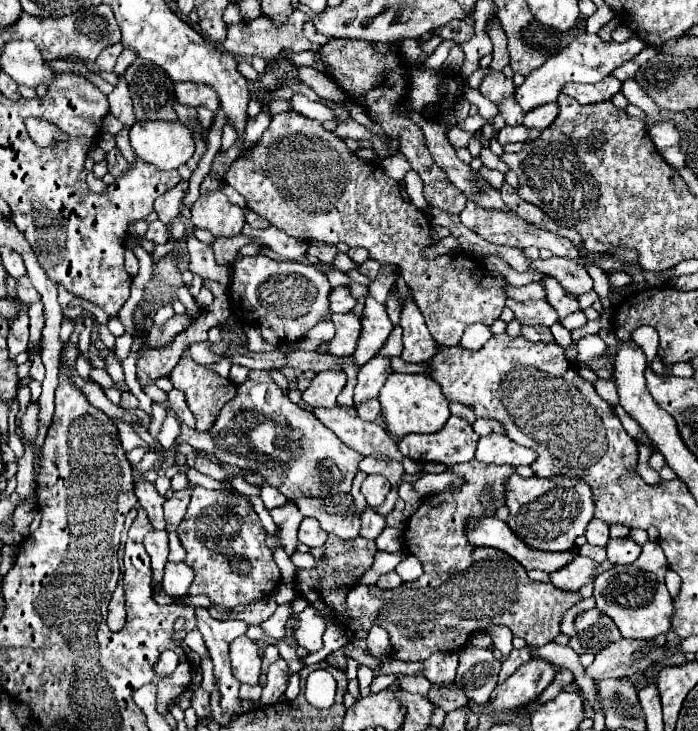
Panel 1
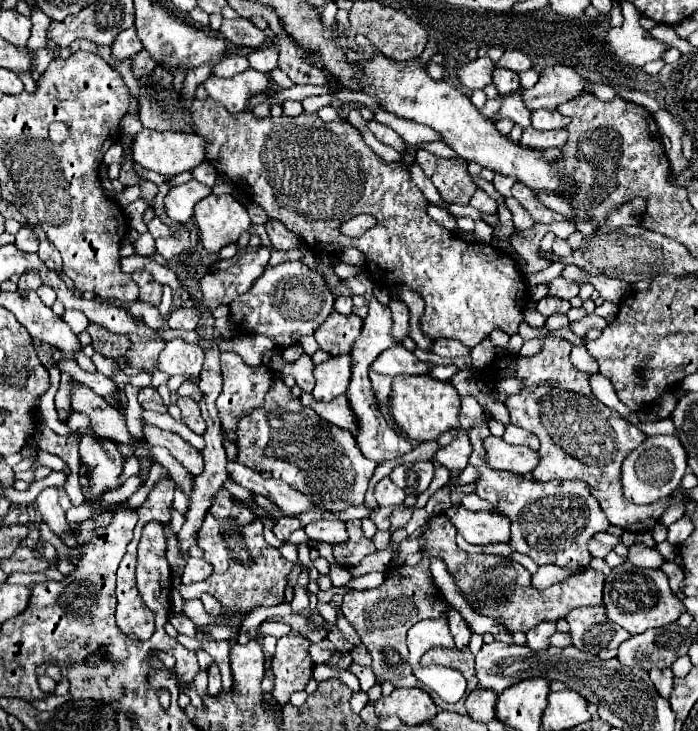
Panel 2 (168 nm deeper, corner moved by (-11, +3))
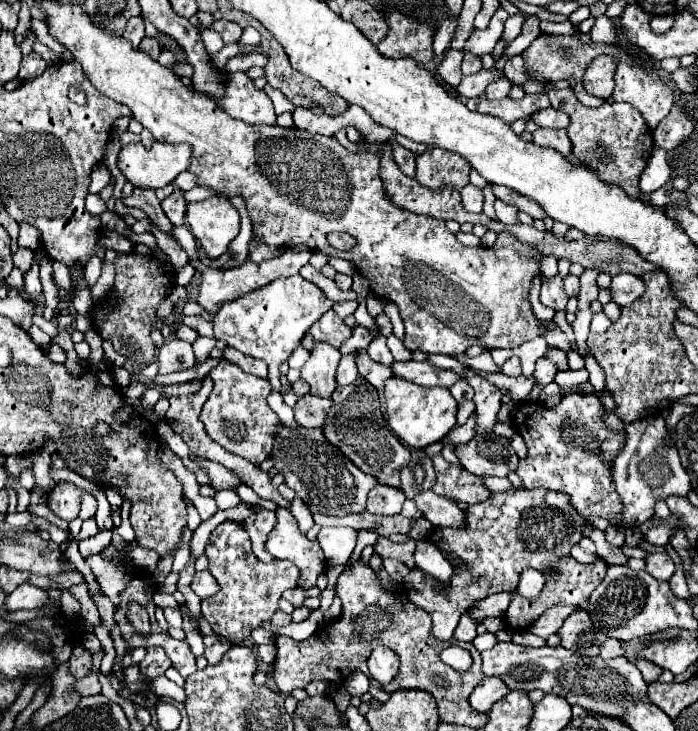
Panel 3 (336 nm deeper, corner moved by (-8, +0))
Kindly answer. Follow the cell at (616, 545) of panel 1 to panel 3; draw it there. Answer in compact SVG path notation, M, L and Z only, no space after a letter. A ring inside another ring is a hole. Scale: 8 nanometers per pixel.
M648 553L644 561L646 561L646 571L656 579L668 581L674 573L674 561L666 553Z

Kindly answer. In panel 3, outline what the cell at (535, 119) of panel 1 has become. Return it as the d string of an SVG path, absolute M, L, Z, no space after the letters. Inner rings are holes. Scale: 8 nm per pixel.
M548 107L544 111L538 111L536 115L532 115L532 119L538 127L548 127L548 129L564 129L570 123L570 117L566 113L556 111L552 107Z

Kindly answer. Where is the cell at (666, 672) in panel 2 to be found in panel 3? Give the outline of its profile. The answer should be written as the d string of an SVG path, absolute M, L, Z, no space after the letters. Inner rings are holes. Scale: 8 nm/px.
M636 661L636 667L640 669L646 683L654 683L662 673L662 669L650 661Z

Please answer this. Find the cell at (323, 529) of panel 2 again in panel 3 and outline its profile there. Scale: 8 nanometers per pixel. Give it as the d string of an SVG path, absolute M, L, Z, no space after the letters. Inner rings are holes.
M322 527L318 543L328 565L344 565L356 547L356 531L350 527Z

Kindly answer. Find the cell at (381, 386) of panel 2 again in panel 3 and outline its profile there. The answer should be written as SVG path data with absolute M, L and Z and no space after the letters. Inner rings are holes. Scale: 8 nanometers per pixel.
M364 349L360 351L360 359L356 359L356 365L358 365L360 375L362 375L370 385L374 385L376 391L382 391L382 389L384 389L384 381L386 381L388 377L392 377L392 369L386 367L386 365L382 365L382 363L372 361Z

